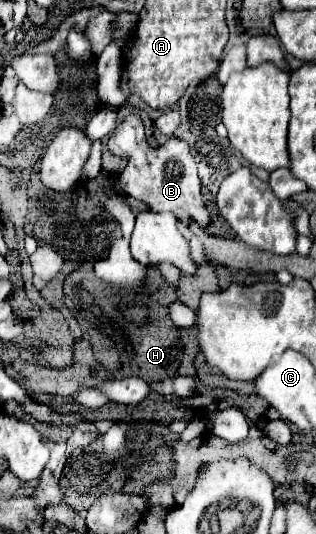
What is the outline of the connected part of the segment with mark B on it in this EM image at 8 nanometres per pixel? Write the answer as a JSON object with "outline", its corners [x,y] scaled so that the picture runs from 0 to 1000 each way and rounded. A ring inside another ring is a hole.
{"outline":[[[418,212],[392,219],[373,245],[348,253],[342,279],[373,294],[405,298],[399,316],[373,324],[373,354],[386,361],[468,380],[494,399],[551,399],[576,418],[620,414],[639,425],[665,418],[665,399],[652,395],[652,384],[633,365],[627,316],[589,264],[563,257],[538,257],[519,272],[481,279],[462,268],[449,223]]]}

